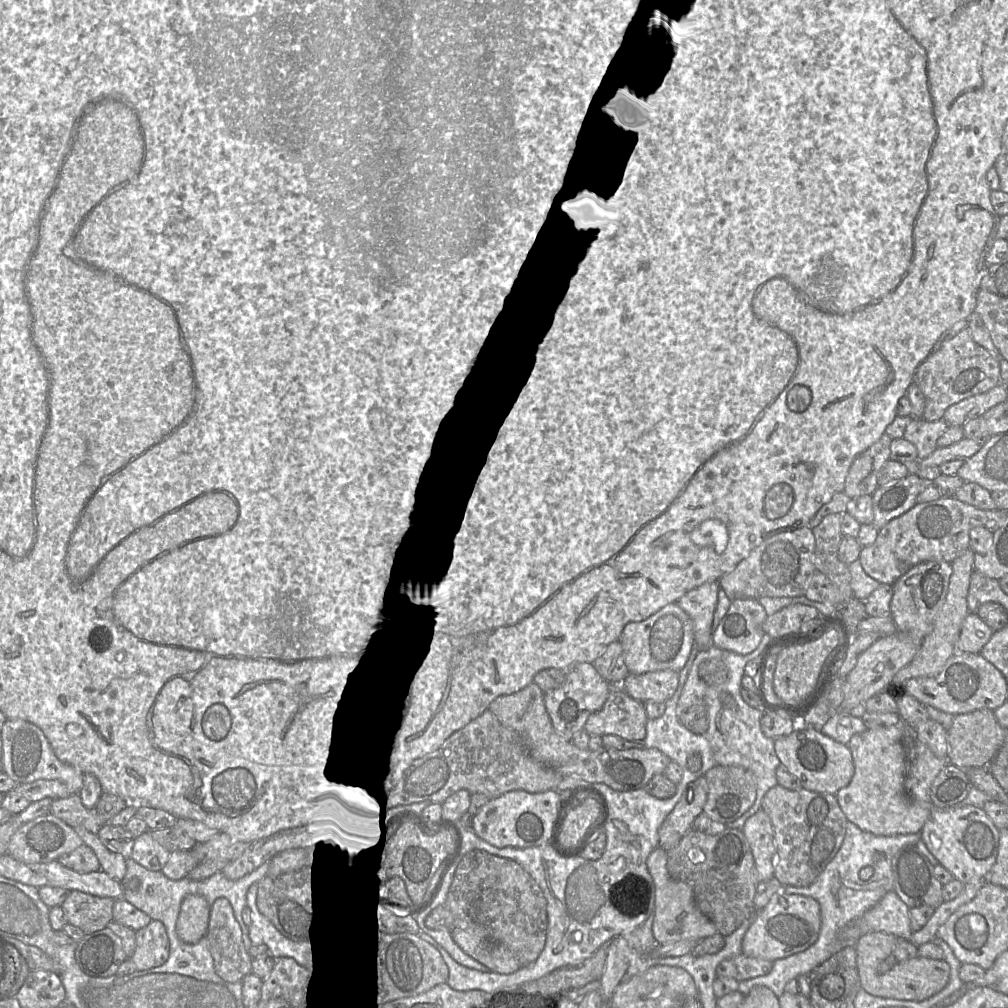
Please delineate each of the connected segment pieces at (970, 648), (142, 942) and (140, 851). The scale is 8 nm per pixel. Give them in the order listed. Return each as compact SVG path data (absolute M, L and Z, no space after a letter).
M968 613L955 643L955 652L979 654L993 633L975 613Z
M151 920L145 927L135 931L136 946L130 956L136 970L146 970L164 964L170 954L170 943L164 924L157 920Z
M146 831L134 838L130 858L150 871L160 871L167 863L169 855L170 852Z

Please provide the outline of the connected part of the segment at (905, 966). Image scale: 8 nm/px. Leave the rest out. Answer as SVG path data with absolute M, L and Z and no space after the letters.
M870 932L855 944L860 986L873 996L912 1001L923 1001L940 992L950 978L950 966L945 960L917 956L897 962L887 973L877 971L880 962L892 954L898 938L885 932Z

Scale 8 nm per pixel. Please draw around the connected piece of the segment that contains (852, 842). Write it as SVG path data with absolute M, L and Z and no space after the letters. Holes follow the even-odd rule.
M847 822L843 843L828 863L824 871L807 887L783 886L787 894L800 894L814 898L820 904L821 929L819 941L834 942L838 932L851 921L862 916L875 906L884 895L894 888L892 874L892 857L903 847L915 845L921 839L920 833L879 836L861 830L855 824ZM875 853L881 853L880 860L874 861ZM872 866L873 875L869 880L862 880L859 872L862 868Z

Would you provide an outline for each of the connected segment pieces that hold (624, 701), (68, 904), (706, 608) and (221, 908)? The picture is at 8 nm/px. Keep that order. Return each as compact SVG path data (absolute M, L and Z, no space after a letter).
M625 691L610 692L601 710L592 713L584 726L590 735L613 734L628 740L644 740L647 716L643 702Z
M71 890L62 902L61 907L68 923L80 928L84 934L89 934L106 928L107 924L114 921L112 908L114 899L109 897L98 897L78 890Z
M719 580L706 582L687 592L677 602L692 620L695 646L699 651L714 646L712 623L719 589Z
M221 897L215 900L210 910L210 921L207 932L209 950L213 957L217 975L226 982L242 982L243 978L252 973L252 957L245 948L242 931L237 922L233 908L228 899Z

